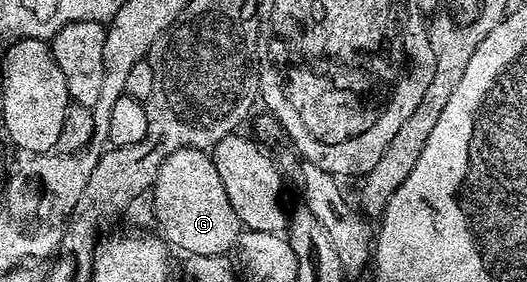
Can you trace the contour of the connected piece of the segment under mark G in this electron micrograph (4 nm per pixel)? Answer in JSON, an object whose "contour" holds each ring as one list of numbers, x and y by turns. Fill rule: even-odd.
{"contour":[[182,147,177,153,169,153,161,161,153,190,155,222,162,238,172,248,180,247,187,255,227,255,236,246,241,224,206,150]]}

